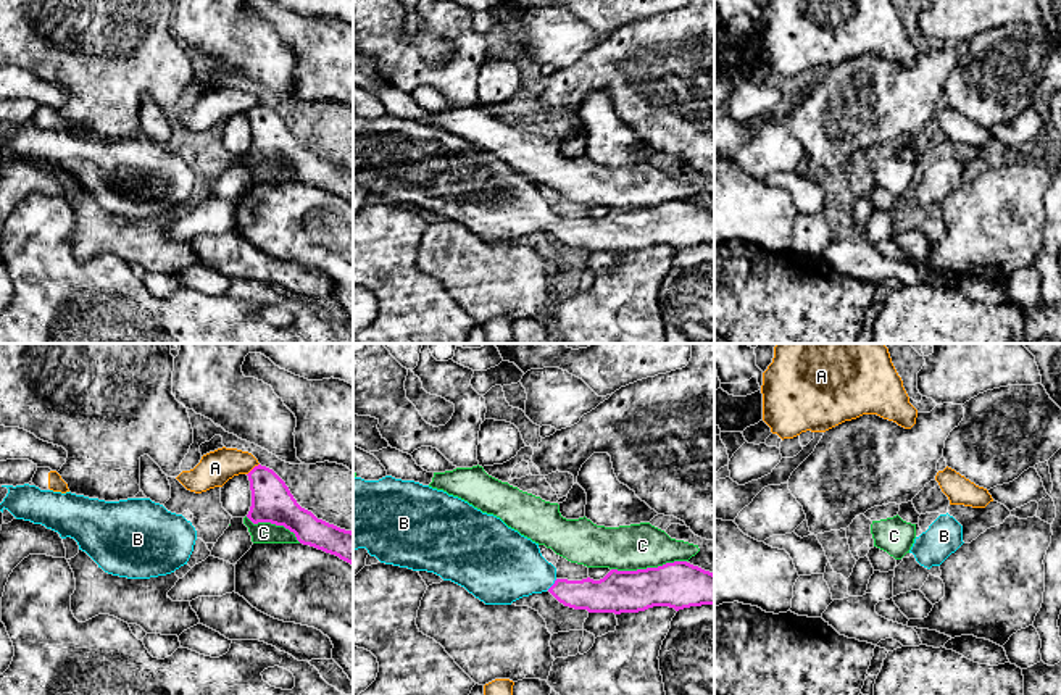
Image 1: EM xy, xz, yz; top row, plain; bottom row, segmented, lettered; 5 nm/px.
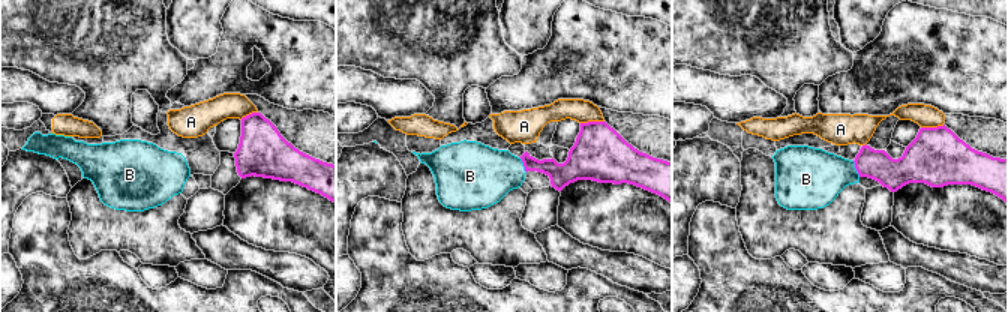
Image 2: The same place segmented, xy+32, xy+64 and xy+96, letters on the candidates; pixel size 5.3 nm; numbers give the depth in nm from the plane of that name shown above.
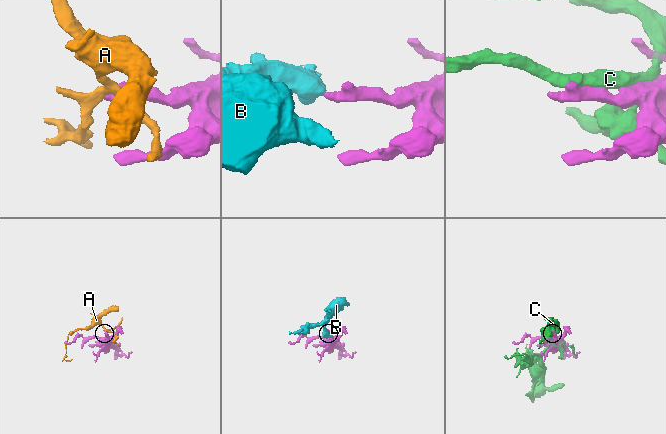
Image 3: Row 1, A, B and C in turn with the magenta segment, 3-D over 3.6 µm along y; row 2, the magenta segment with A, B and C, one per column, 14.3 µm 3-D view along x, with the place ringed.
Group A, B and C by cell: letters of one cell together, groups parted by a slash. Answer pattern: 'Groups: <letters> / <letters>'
Groups: A / B / C

